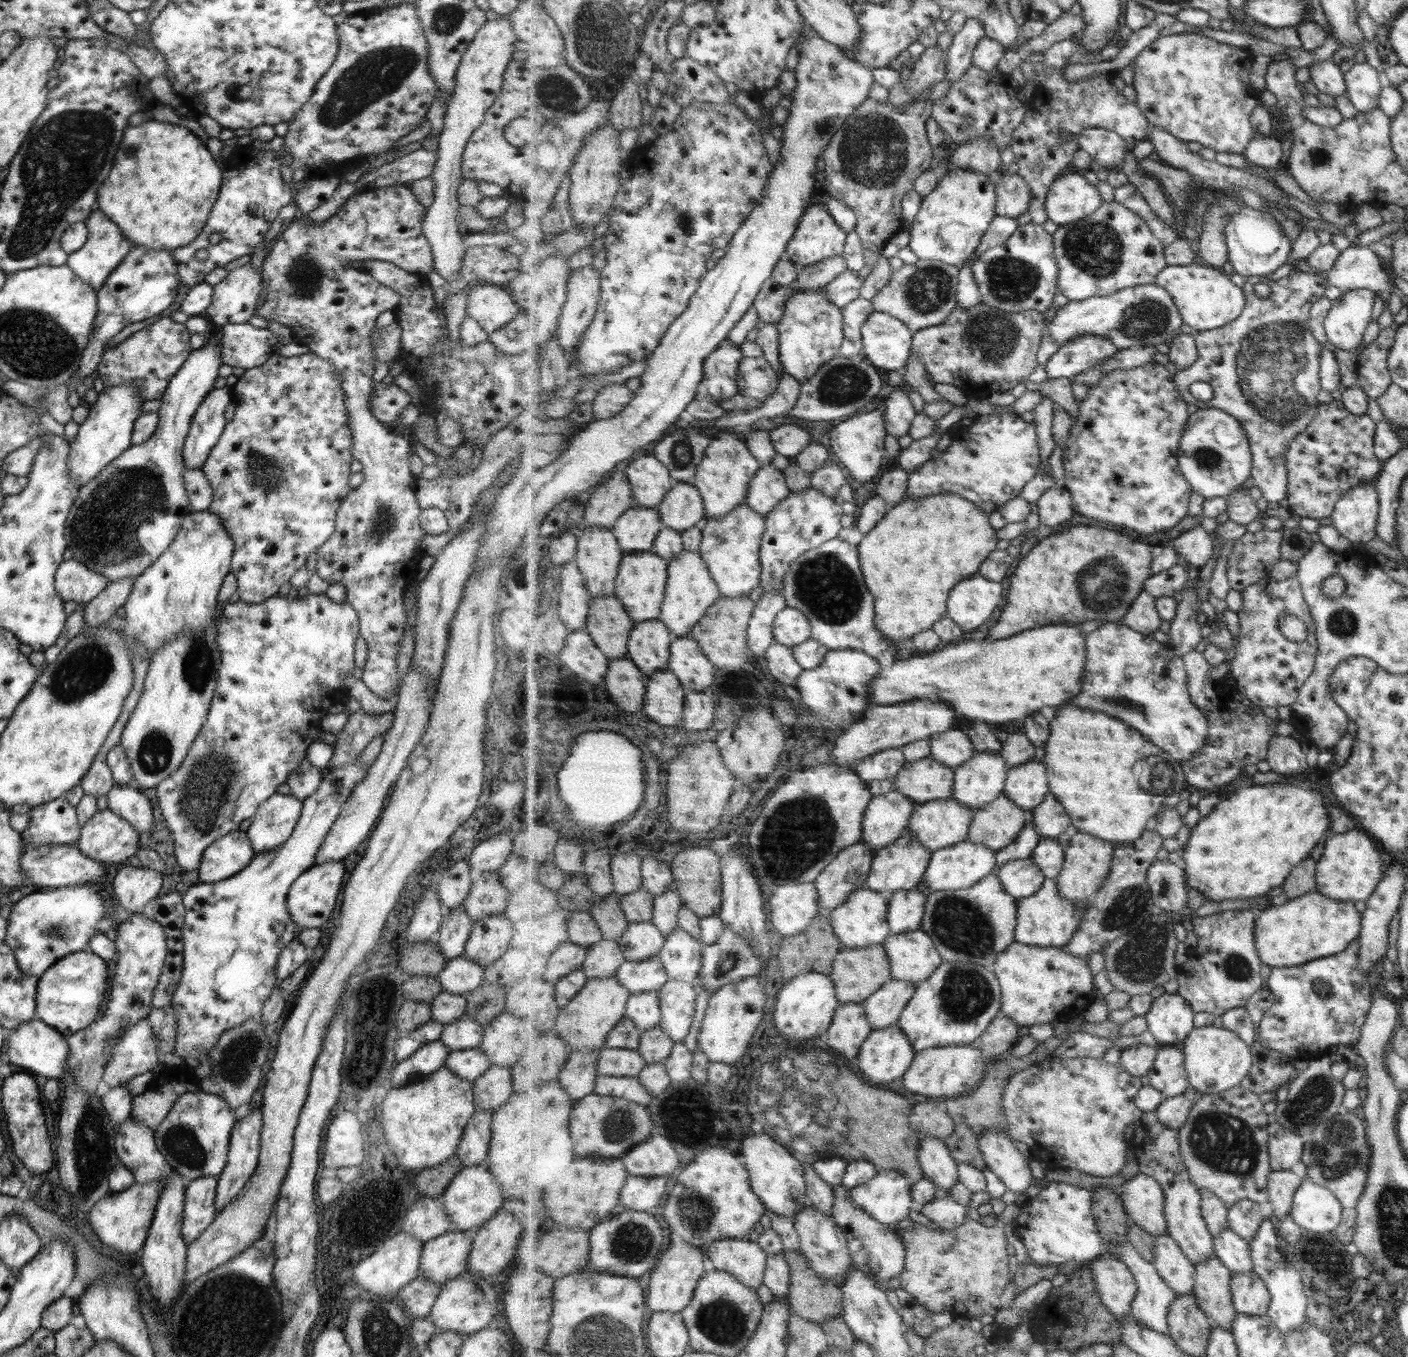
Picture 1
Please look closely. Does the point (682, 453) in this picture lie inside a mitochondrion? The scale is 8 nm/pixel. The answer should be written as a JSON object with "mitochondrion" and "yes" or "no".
{"mitochondrion":"yes"}

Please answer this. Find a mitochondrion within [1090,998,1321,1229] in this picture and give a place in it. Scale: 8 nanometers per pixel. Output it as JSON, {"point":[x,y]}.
{"point":[1227,1143]}

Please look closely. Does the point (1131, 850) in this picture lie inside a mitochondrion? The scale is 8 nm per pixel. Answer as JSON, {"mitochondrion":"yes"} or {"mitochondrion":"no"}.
{"mitochondrion":"no"}

